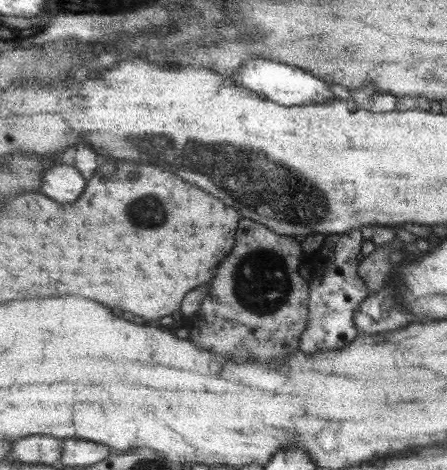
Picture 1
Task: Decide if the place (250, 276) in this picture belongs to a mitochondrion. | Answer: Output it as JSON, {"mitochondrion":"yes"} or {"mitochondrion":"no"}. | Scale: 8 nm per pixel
{"mitochondrion":"yes"}

